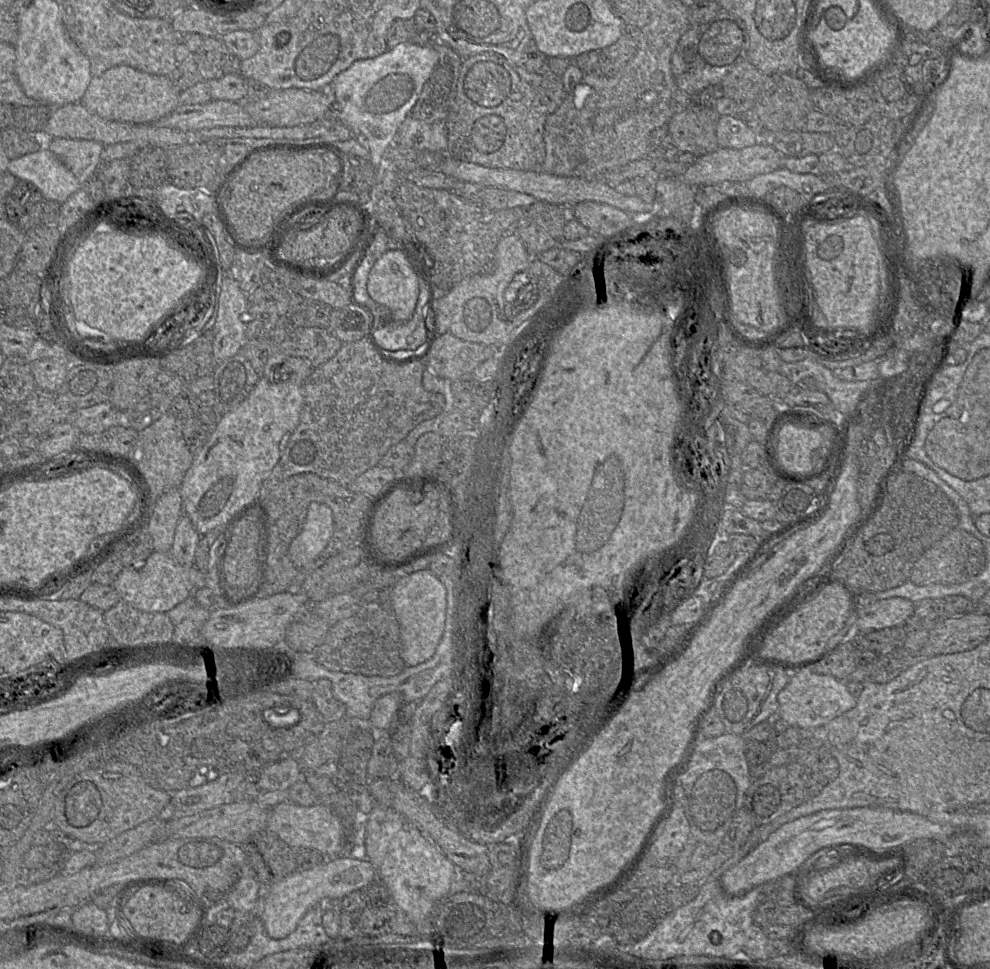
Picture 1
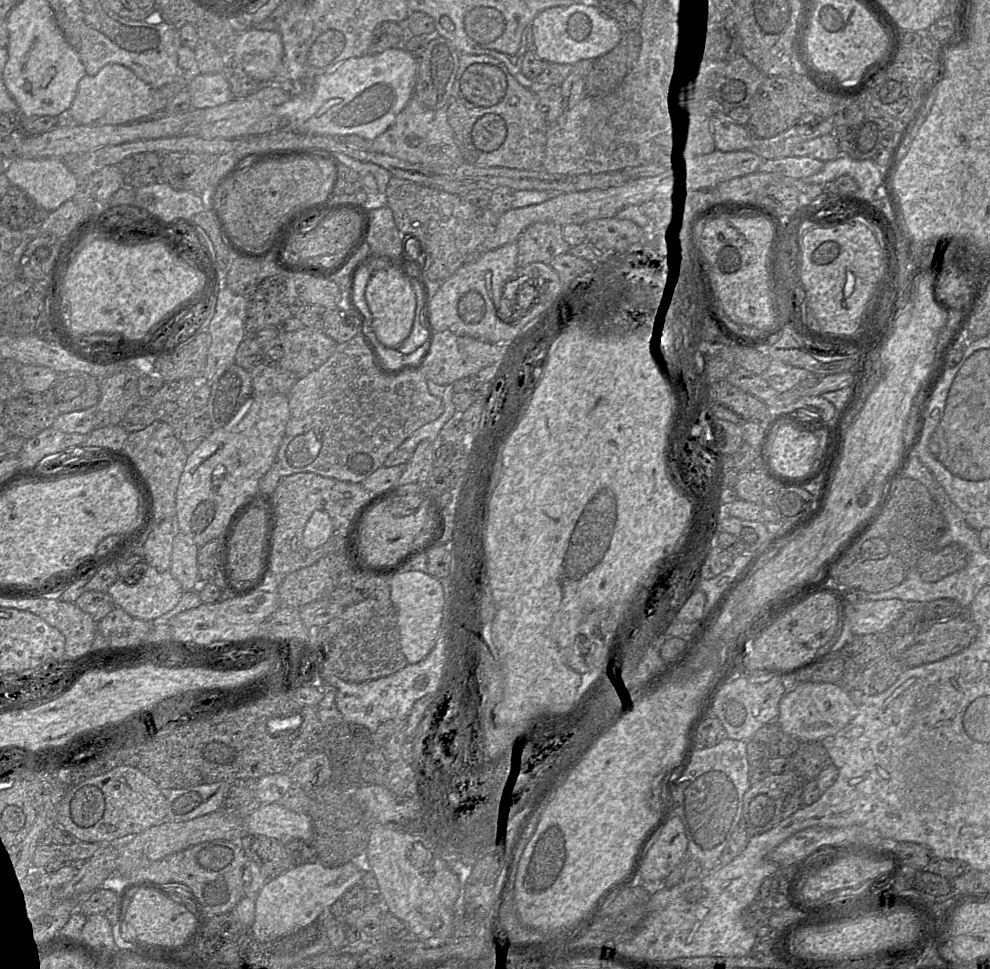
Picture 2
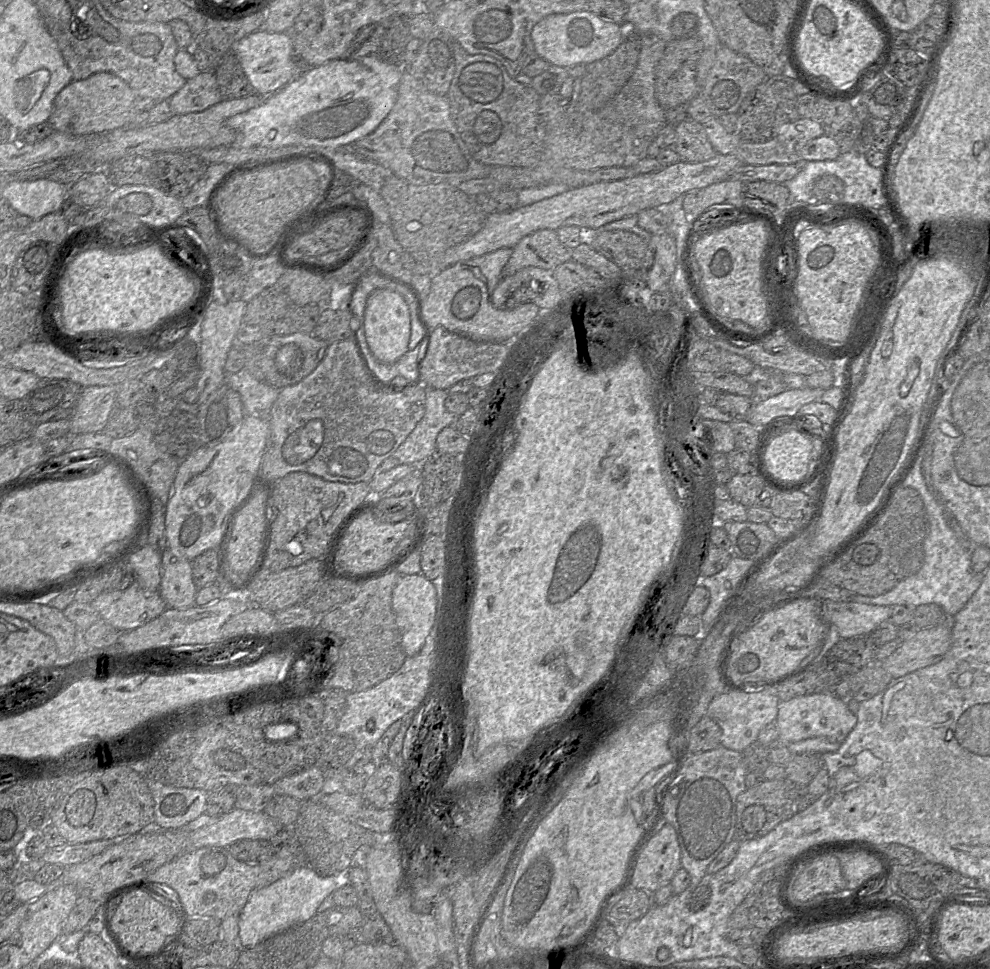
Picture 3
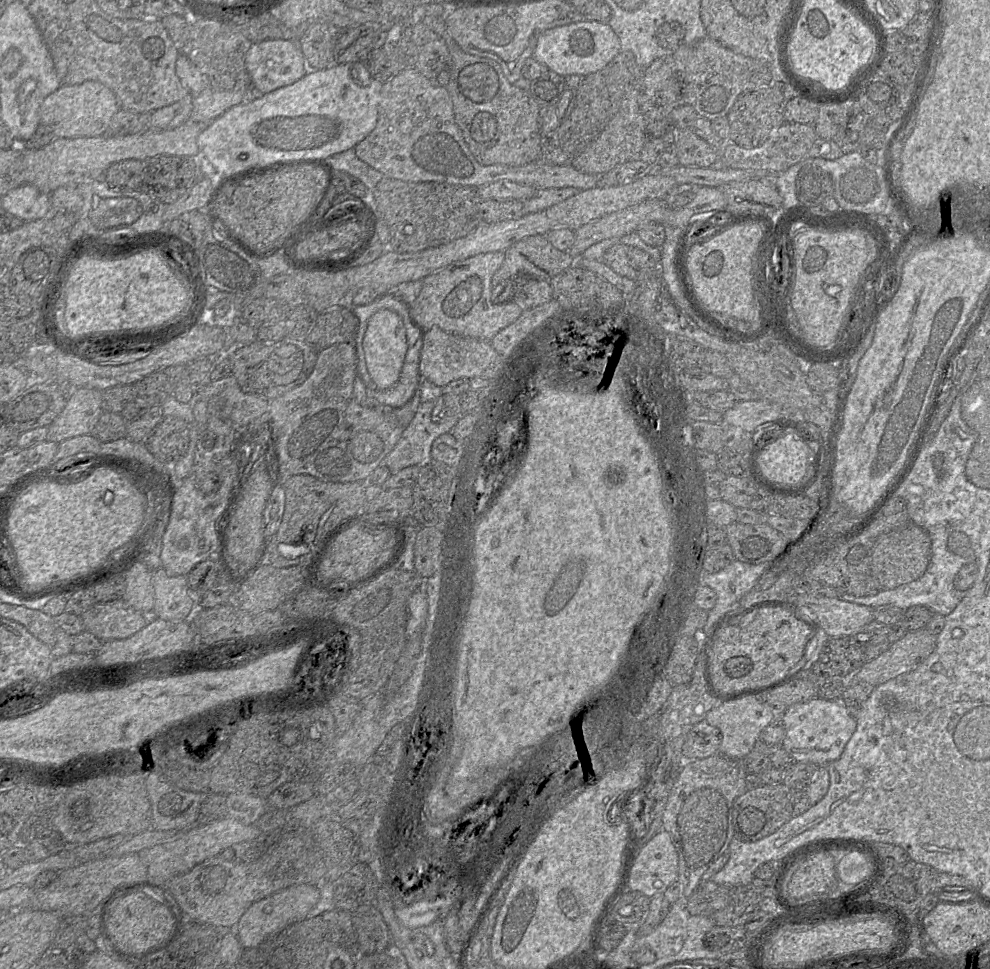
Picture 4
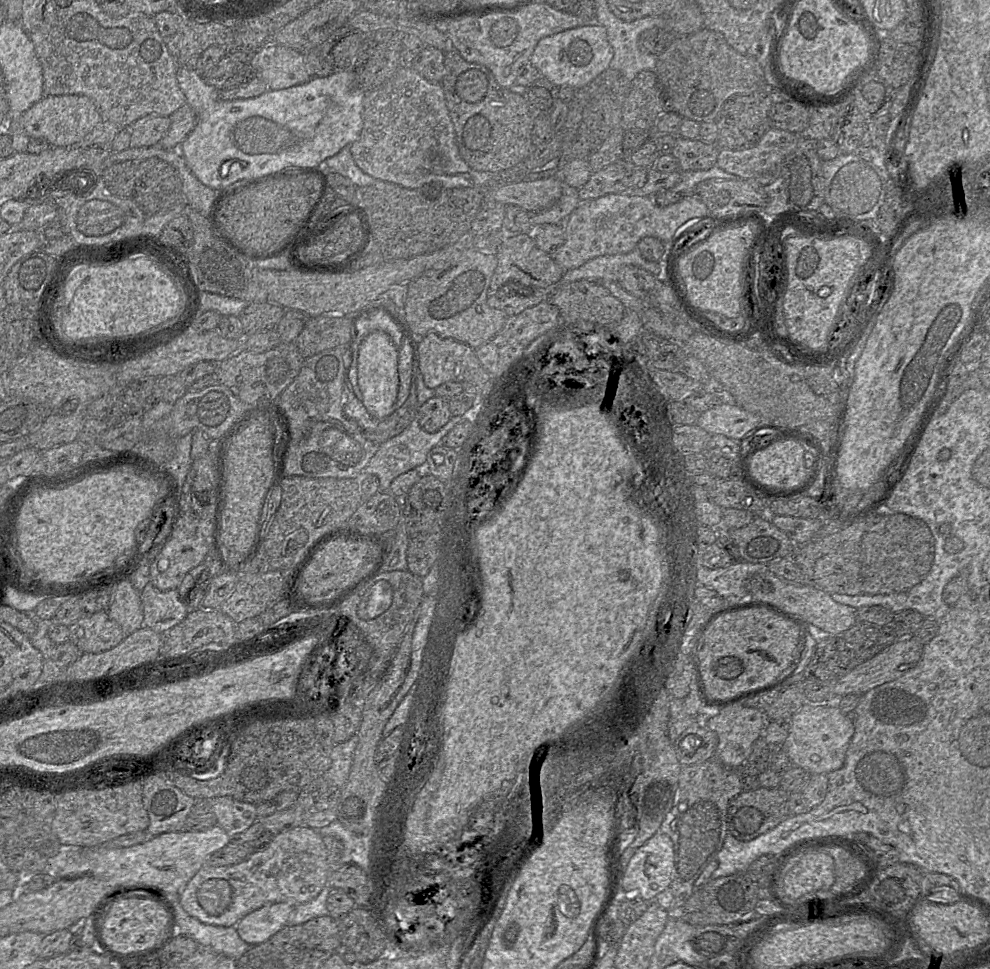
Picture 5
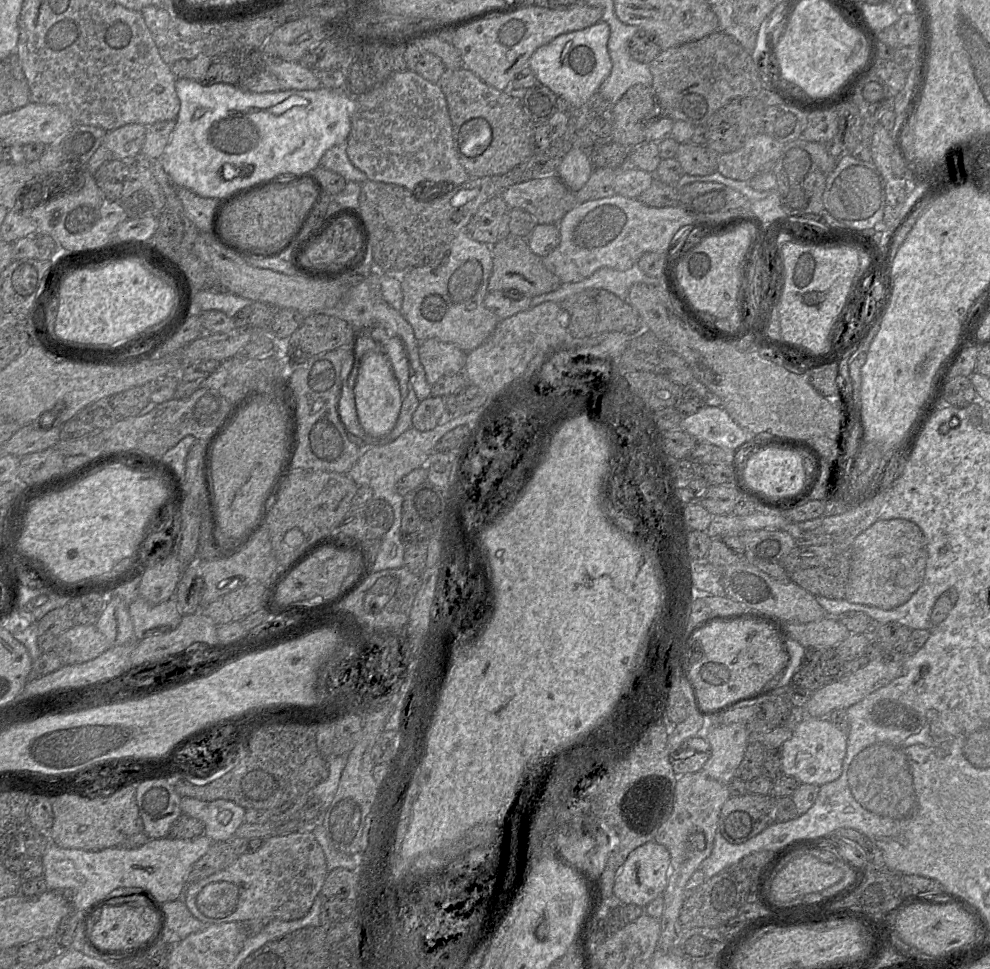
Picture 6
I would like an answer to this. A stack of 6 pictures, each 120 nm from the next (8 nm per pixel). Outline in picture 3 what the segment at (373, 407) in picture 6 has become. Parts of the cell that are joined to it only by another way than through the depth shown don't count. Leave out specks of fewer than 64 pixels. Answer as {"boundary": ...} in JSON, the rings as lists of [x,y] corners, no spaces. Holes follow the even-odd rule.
{"boundary":[[[377,289],[371,293],[365,309],[365,336],[374,357],[383,363],[392,364],[407,351],[411,333],[410,307],[399,293]]]}

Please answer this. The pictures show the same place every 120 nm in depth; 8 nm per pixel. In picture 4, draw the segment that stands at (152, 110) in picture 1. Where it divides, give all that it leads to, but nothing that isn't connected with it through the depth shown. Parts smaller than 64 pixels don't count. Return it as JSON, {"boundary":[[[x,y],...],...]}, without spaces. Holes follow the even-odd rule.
{"boundary":[[[98,81],[61,85],[43,101],[40,125],[49,127],[55,138],[98,137],[107,134],[111,119],[119,110],[114,92]]]}

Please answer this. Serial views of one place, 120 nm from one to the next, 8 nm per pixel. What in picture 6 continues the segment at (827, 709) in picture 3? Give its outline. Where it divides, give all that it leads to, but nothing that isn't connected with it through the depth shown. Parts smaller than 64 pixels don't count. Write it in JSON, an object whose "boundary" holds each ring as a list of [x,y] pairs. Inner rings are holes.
{"boundary":[[[802,716],[793,722],[793,735],[782,746],[782,772],[793,776],[800,784],[824,785],[832,782],[842,774],[842,767],[847,750],[847,732],[840,729],[828,718]]]}

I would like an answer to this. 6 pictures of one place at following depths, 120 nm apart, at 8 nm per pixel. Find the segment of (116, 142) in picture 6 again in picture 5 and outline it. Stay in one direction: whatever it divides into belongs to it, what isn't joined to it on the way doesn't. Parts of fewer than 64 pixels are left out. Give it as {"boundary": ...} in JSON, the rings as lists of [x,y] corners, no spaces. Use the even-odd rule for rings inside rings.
{"boundary":[[[145,116],[130,125],[131,147],[156,146],[167,134],[171,125],[170,117]]]}

